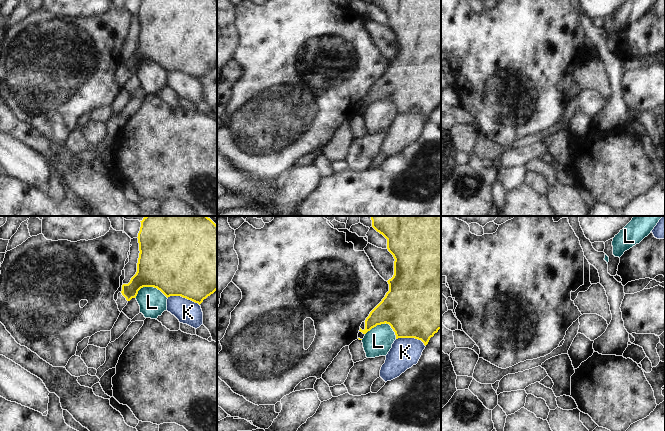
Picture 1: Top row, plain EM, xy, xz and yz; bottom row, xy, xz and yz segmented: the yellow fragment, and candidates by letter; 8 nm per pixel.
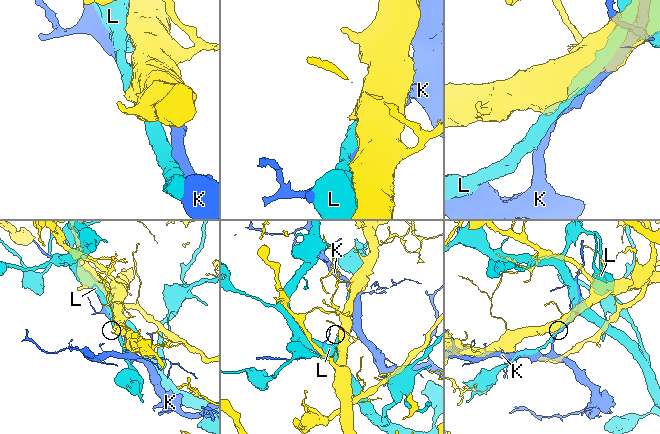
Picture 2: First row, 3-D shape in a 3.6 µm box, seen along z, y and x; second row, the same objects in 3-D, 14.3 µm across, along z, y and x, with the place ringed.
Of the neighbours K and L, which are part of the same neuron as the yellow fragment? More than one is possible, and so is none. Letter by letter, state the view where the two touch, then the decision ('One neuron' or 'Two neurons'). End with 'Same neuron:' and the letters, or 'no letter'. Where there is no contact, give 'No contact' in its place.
K: Touches yellow in xy. Two neurons
L: Touches yellow in xz. Two neurons
Same neuron: no letter

